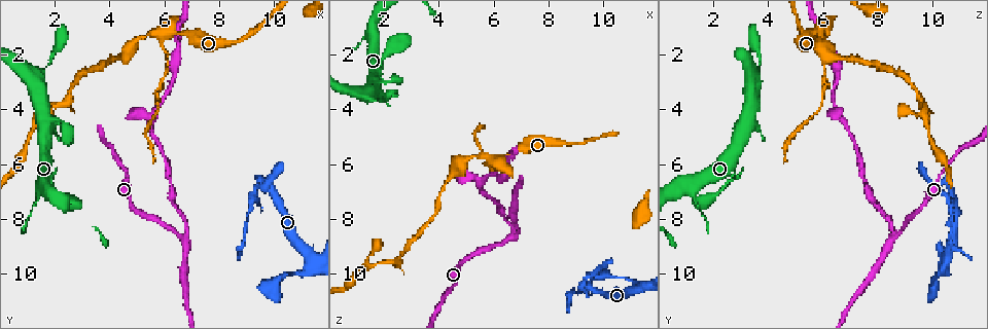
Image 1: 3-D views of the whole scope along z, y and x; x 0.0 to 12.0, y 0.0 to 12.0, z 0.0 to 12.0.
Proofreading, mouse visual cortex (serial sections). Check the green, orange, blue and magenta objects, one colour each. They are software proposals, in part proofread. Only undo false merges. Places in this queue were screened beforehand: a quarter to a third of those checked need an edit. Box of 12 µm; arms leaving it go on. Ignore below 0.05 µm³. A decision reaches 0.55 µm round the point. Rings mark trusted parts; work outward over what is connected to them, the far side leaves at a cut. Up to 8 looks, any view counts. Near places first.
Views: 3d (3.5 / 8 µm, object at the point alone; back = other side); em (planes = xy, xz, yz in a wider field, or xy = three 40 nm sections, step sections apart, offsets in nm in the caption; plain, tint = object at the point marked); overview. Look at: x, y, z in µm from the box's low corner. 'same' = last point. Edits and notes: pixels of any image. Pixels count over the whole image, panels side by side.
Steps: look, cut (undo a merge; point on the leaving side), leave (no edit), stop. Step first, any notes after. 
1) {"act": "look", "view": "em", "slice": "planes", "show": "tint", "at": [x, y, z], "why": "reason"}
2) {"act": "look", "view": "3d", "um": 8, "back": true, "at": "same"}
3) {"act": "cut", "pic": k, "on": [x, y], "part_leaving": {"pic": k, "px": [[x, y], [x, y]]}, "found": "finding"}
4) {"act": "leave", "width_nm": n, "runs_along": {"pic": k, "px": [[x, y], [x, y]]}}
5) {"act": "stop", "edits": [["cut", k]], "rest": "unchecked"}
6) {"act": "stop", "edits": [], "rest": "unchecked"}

{"act": "look", "view": "3d", "um": 3.5, "at": [9.5, 6.9, 10.2], "why": "side arm on a straight run"}

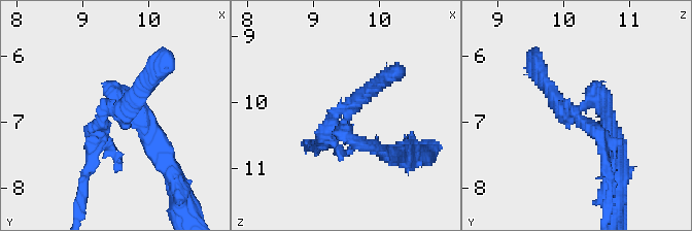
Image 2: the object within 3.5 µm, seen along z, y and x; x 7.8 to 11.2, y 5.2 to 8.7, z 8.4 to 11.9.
{"act": "look", "view": "em", "slice": "xy", "step": 1, "show": "tint", "at": [9.45, 6.85, 10.15], "why": "now the EM"}

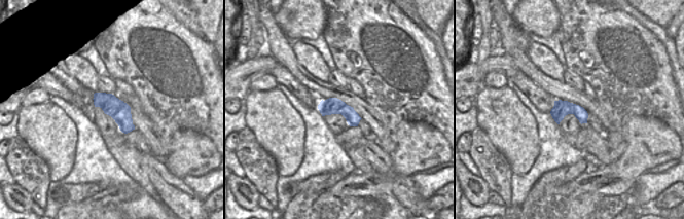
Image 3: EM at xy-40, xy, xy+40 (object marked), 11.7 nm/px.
{"act": "cut", "pic": 2, "on": [106, 140], "arm_widths_nm": [150, 200, 250], "part_leaving": {"pic": 2, "px": [[116, 108], [92, 133], [85, 177]]}, "found": "two cells meet here"}

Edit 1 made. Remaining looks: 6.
{"act": "look", "view": "overview"}

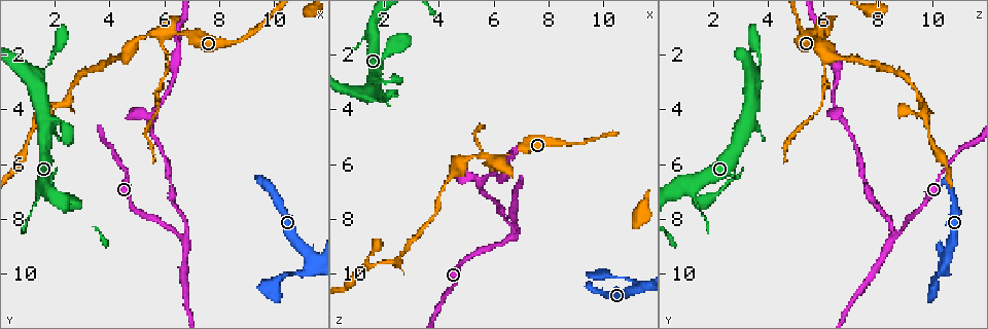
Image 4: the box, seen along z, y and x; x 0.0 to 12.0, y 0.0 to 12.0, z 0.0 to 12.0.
{"act": "look", "view": "3d", "um": 3.5, "at": [5.9, 1.2, 5.8], "why": "calibre changes"}

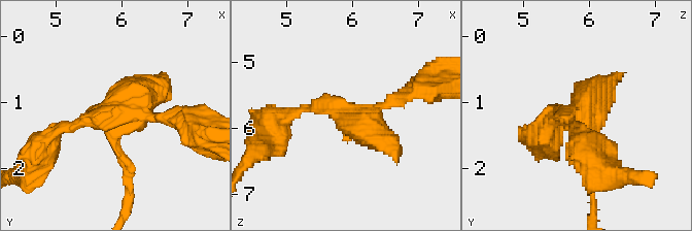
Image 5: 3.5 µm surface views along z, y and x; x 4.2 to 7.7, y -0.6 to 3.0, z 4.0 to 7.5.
{"act": "look", "view": "em", "slice": "xy", "step": 3, "show": "tint", "at": [5.85, 1.20, 5.70], "why": "need the tissue"}

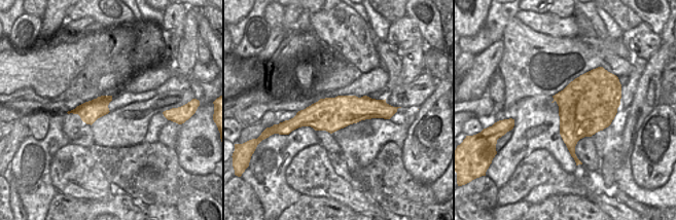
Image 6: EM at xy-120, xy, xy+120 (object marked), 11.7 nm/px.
{"act": "cut", "pic": 5, "on": [129, 174], "part_leaving": {"pic": 5, "px": [[113, 135], [130, 164], [123, 215]]}, "found": "a second cell is stuck on"}

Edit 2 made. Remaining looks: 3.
{"act": "look", "view": "3d", "um": 3.5, "at": [6.7, 8.6, 8.7], "why": "three-way junction"}

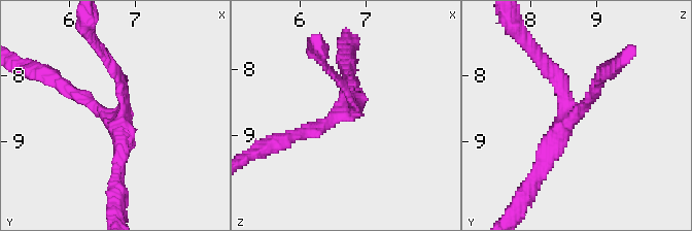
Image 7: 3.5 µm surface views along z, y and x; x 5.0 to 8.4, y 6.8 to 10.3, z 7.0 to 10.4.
{"act": "look", "view": "em", "slice": "xy", "step": 5, "show": "tint", "at": [6.60, 8.55, 8.70], "arms": 3, "arm_widths_nm": [150, 200, 300], "why": "shape alone is not enough"}

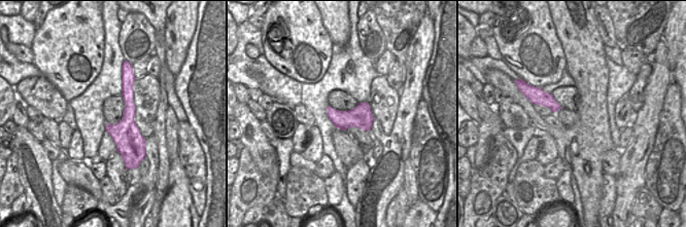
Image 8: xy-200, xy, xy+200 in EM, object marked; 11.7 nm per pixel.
{"act": "look", "view": "em", "slice": "xy", "step": 1, "show": "tint", "at": "same"}

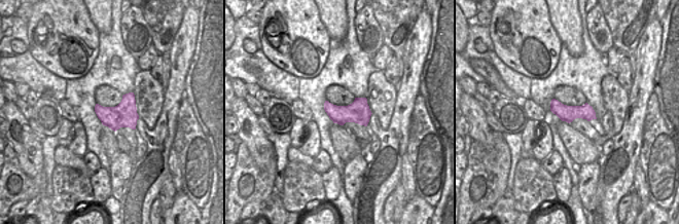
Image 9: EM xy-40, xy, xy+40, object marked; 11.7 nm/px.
{"act": "leave", "runs_along": {"pic": 9, "px": [[552, 104], [593, 116]]}, "found": "continuous, no second cell"}

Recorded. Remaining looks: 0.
{"act": "stop", "edits": [["cut", 2], ["cut", 5]], "rest": "unchecked"}

